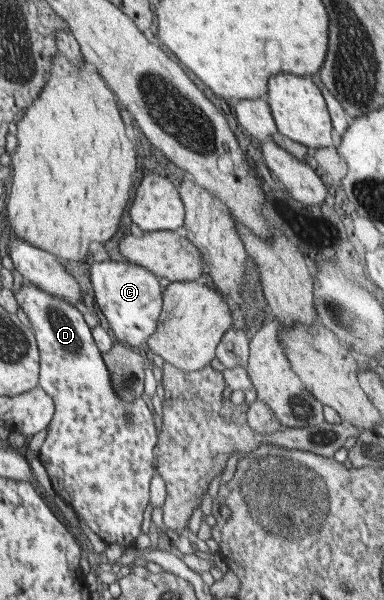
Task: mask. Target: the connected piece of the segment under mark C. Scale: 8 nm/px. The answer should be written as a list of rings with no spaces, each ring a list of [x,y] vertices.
[[[106,259],[90,265],[90,281],[94,297],[116,337],[130,347],[140,350],[157,328],[162,312],[162,287],[159,277],[147,267],[129,262]]]

